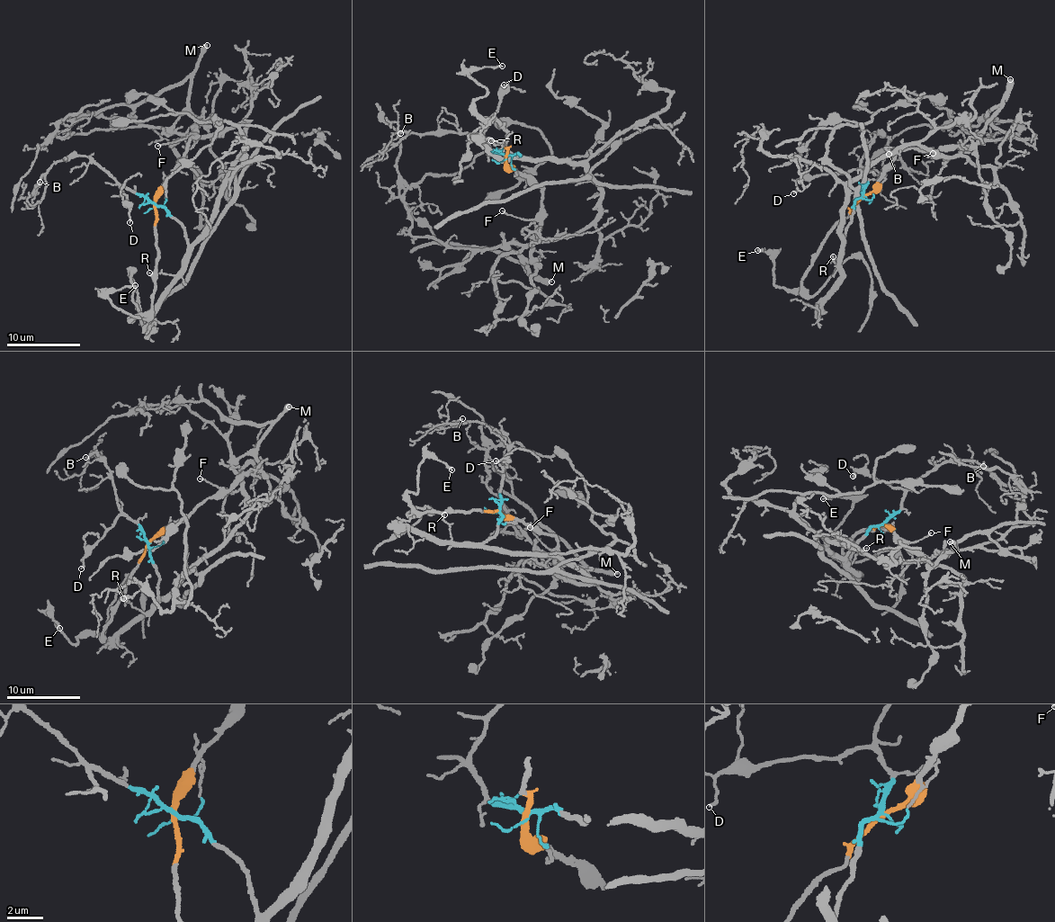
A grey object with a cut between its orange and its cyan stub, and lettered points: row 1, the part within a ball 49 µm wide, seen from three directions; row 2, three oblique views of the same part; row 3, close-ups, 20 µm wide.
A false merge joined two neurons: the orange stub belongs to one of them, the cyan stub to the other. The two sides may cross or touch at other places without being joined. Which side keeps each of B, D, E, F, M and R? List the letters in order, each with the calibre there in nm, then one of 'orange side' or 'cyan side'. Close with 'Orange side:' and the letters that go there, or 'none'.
B: 110 nm thick; cyan side
D: 130 nm thick; cyan side
E: 160 nm thick; orange side
F: 100 nm thick; orange side
M: 440 nm thick; orange side
R: 150 nm thick; cyan side
Orange side: E, F, M

